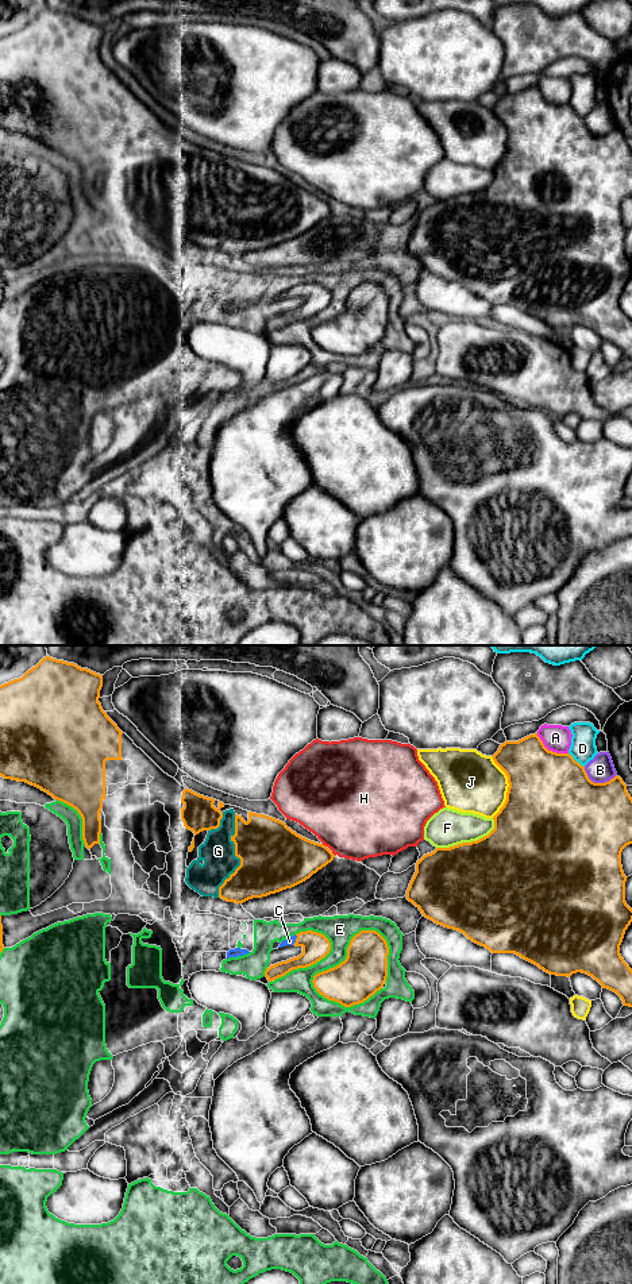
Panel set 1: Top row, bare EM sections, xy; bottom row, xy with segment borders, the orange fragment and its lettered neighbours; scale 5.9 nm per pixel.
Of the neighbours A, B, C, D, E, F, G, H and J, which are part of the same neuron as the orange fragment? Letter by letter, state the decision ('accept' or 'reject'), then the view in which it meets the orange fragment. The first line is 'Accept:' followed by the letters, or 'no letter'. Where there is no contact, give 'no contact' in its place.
Accept: C, G
A: reject; meets orange in xy
B: reject; meets orange in xy
C: accept; meets orange in xy
D: reject; meets orange in xy
E: reject; meets orange in xy
F: reject; meets orange in xy
G: accept; meets orange in xy
H: reject; meets orange in xy
J: reject; meets orange in xy

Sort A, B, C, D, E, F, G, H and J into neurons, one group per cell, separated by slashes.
A / B / C G / D / E / F / H / J

